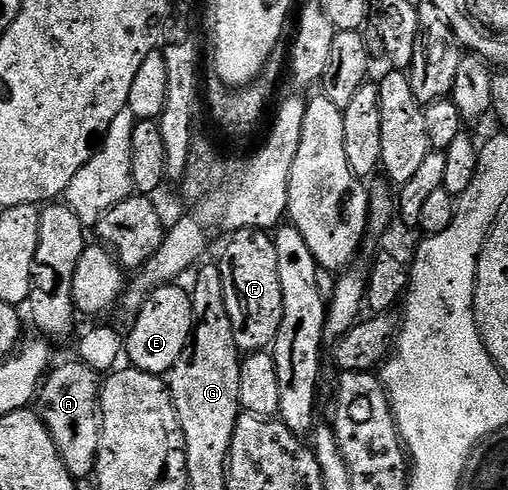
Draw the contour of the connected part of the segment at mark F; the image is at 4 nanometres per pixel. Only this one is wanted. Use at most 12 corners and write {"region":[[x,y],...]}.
{"region":[[264,230],[221,250],[223,300],[241,352],[283,320],[279,256]]}

